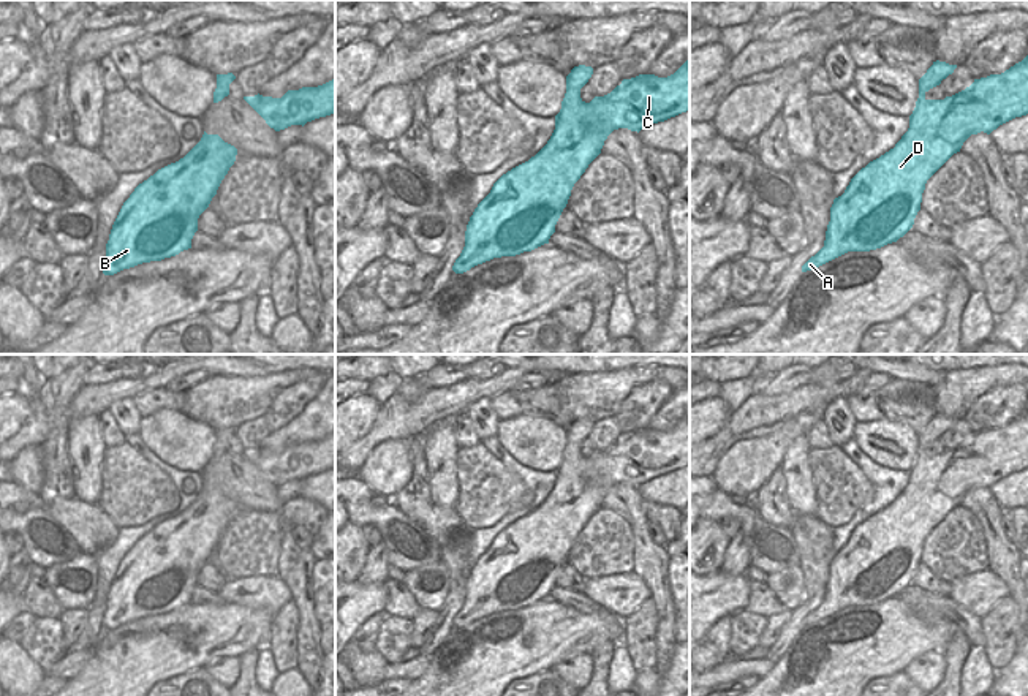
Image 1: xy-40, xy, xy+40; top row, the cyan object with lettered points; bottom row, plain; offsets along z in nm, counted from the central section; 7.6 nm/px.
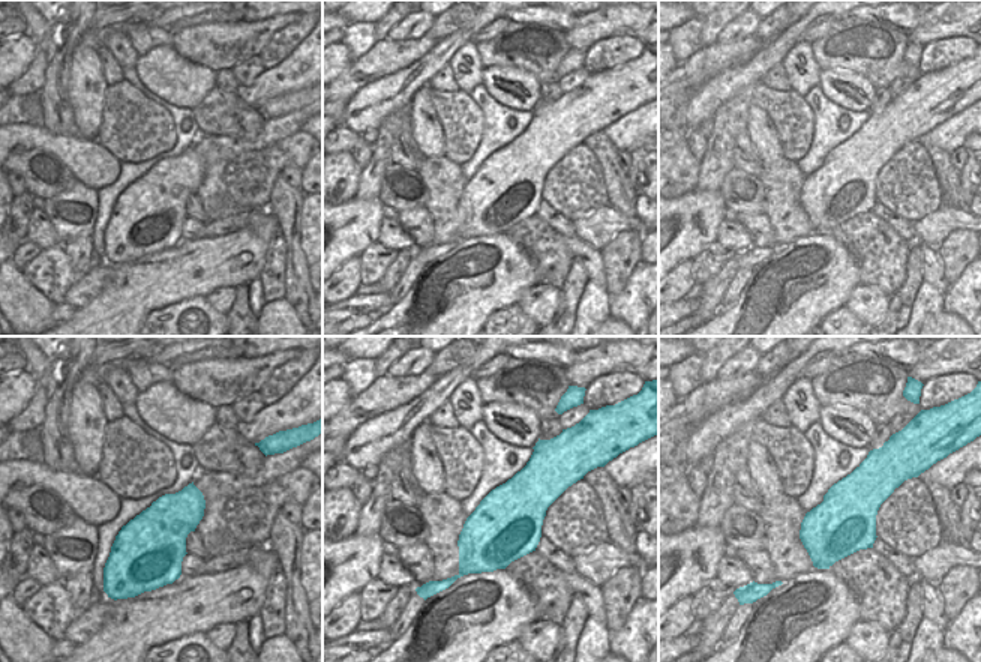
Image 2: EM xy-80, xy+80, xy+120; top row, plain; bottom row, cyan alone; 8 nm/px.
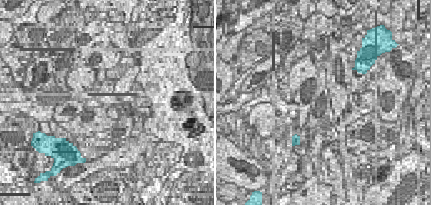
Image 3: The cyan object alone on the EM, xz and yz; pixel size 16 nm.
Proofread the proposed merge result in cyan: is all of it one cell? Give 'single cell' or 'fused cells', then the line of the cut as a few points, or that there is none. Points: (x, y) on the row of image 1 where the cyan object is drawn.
single cell; cut none

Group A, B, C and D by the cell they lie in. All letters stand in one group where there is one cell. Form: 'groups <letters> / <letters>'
groups A B C D

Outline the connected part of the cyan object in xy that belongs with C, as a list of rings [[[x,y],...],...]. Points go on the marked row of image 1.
[[[690,59],[667,78],[639,74],[631,79],[623,79],[610,93],[595,96],[590,103],[585,103],[580,98],[580,89],[588,82],[591,74],[593,68],[585,65],[571,70],[566,76],[566,93],[561,101],[561,109],[555,115],[555,130],[547,144],[528,161],[503,174],[493,183],[490,193],[478,204],[467,225],[465,247],[452,266],[455,274],[463,274],[493,258],[516,256],[549,244],[550,236],[555,233],[555,225],[568,204],[574,183],[580,179],[588,165],[601,153],[604,141],[614,130],[628,128],[639,133],[653,123],[664,122],[690,111]]]

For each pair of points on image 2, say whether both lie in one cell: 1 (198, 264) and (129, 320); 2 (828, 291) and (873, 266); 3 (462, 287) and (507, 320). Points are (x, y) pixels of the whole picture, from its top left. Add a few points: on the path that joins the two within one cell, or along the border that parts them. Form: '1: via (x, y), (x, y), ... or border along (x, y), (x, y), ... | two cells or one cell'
1: via (180, 272), (174, 273), (146, 302) | one cell
2: border along (840, 243), (858, 266), (860, 284) | two cells
3: border along (516, 302), (497, 308), (485, 320) | two cells

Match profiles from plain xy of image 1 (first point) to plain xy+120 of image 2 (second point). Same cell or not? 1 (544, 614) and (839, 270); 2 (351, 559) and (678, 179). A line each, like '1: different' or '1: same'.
1: same
2: same

